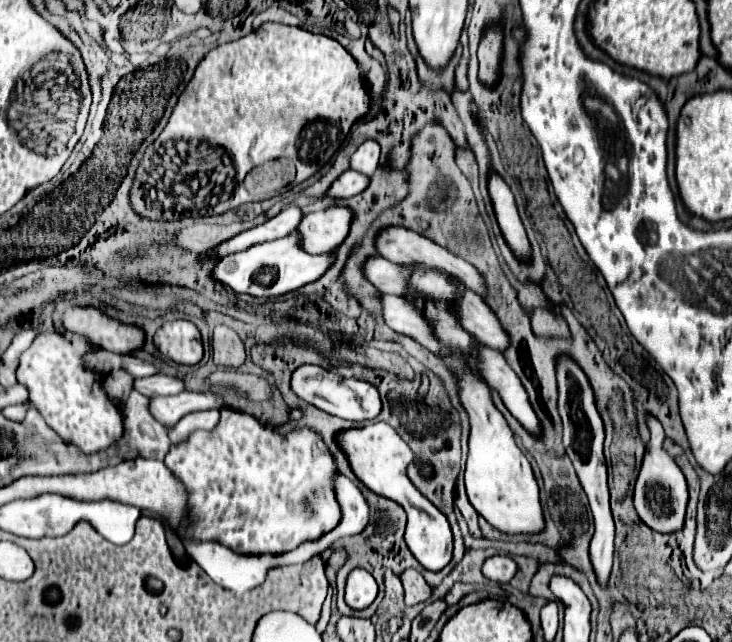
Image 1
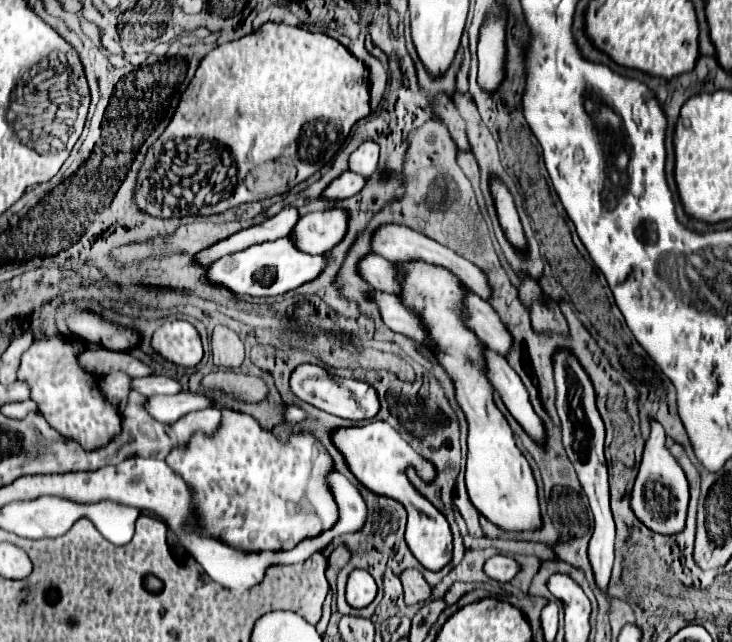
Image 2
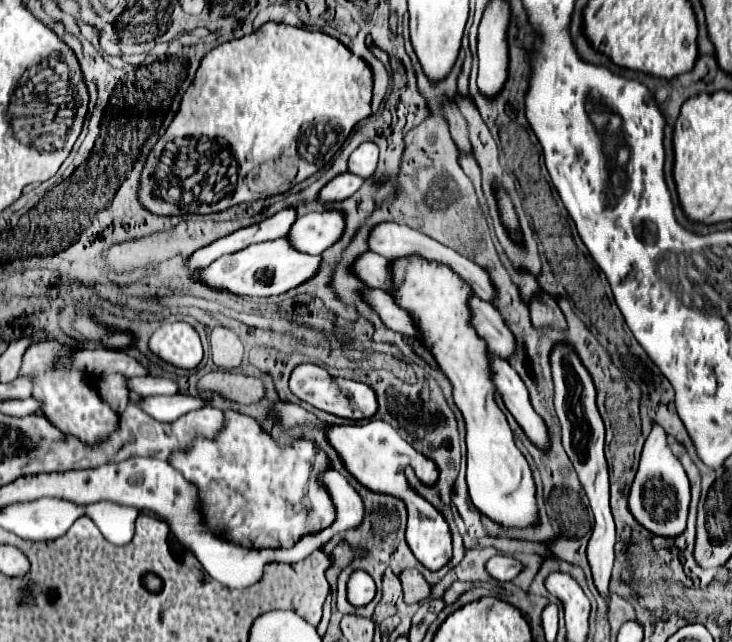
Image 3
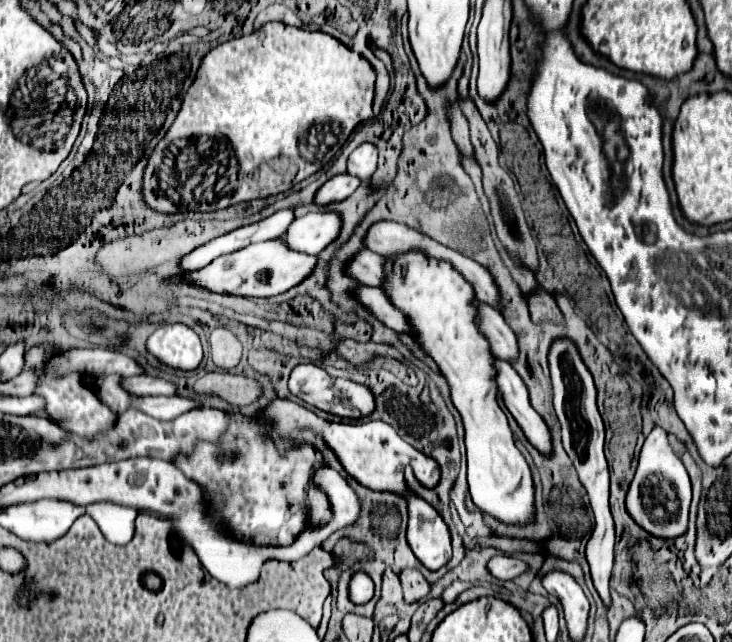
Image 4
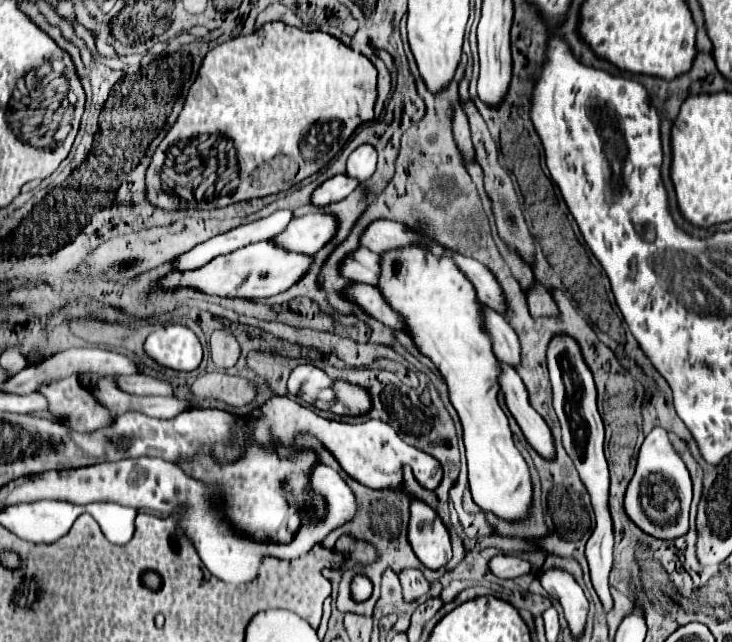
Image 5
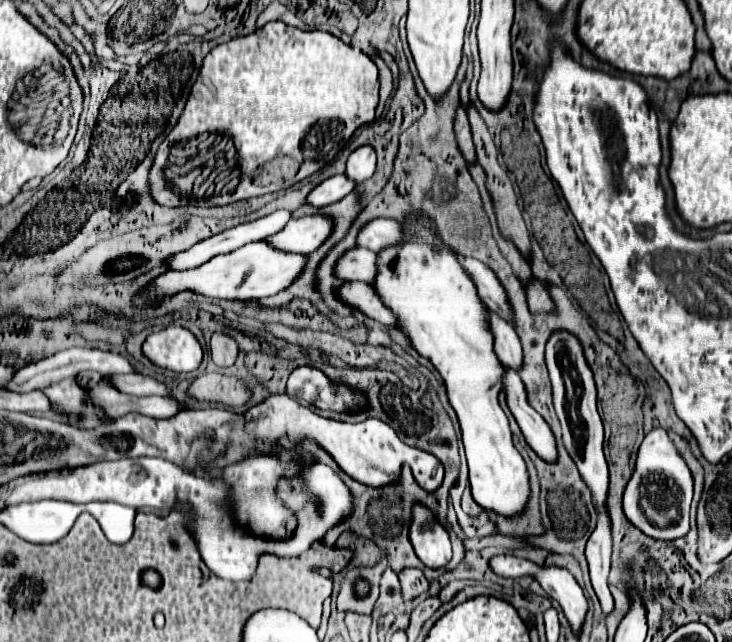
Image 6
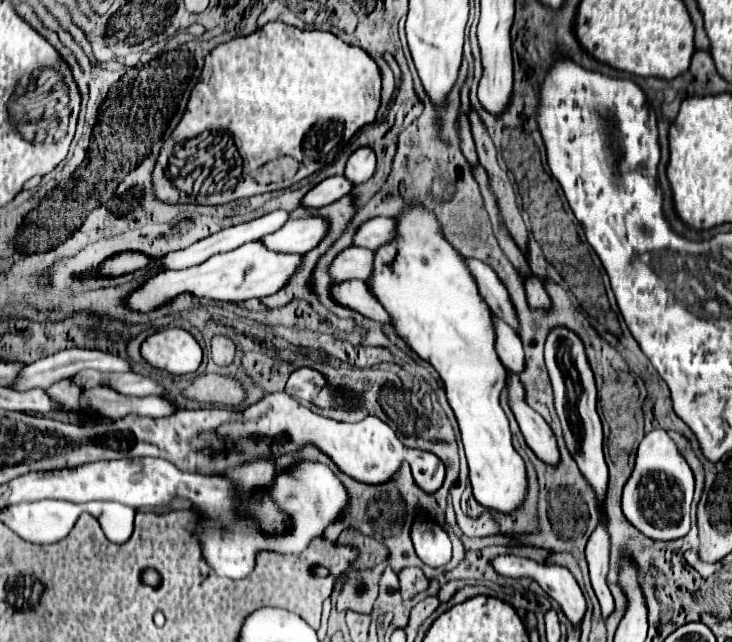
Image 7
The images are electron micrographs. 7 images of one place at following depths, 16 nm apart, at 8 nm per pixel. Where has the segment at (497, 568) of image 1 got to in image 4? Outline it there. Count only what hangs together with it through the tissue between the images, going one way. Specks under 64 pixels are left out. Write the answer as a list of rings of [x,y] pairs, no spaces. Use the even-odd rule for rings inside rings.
[[[498,554],[488,562],[488,570],[490,570],[490,574],[494,574],[500,580],[512,580],[512,578],[524,574],[528,570],[528,564],[522,562],[520,558]]]

